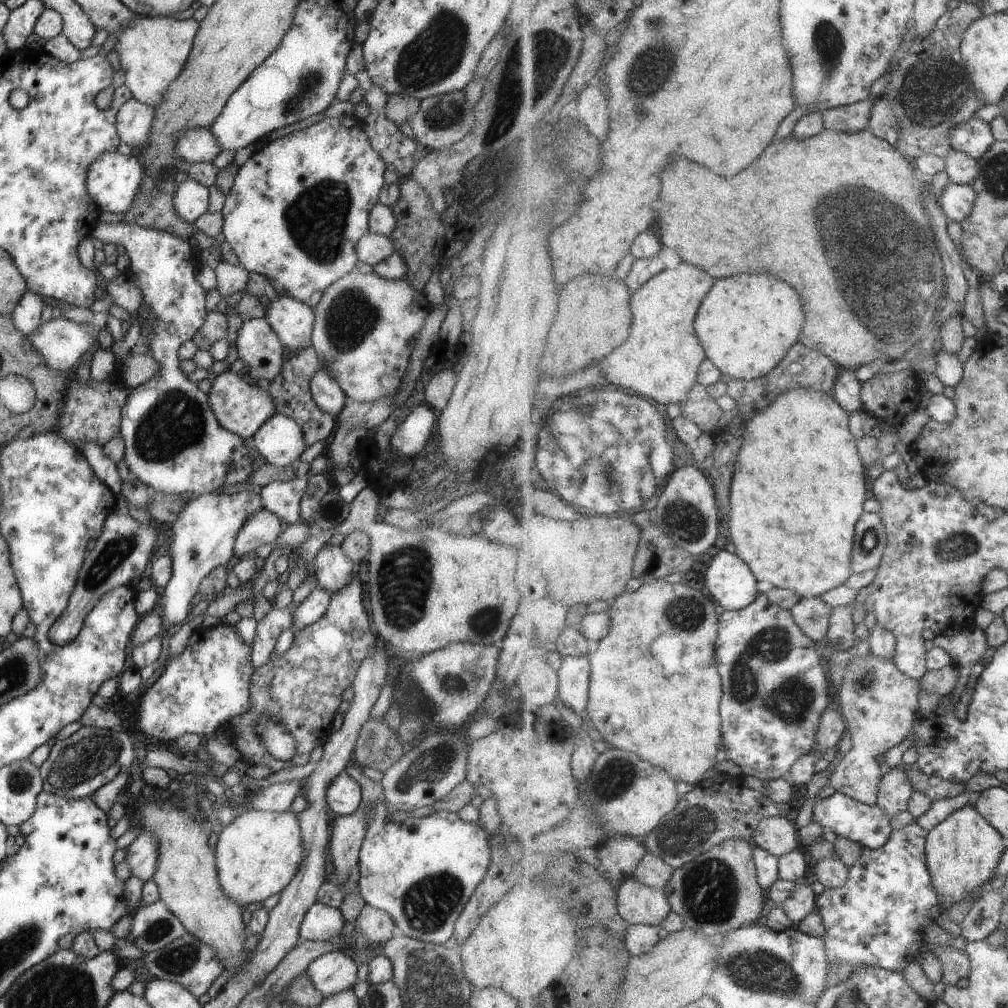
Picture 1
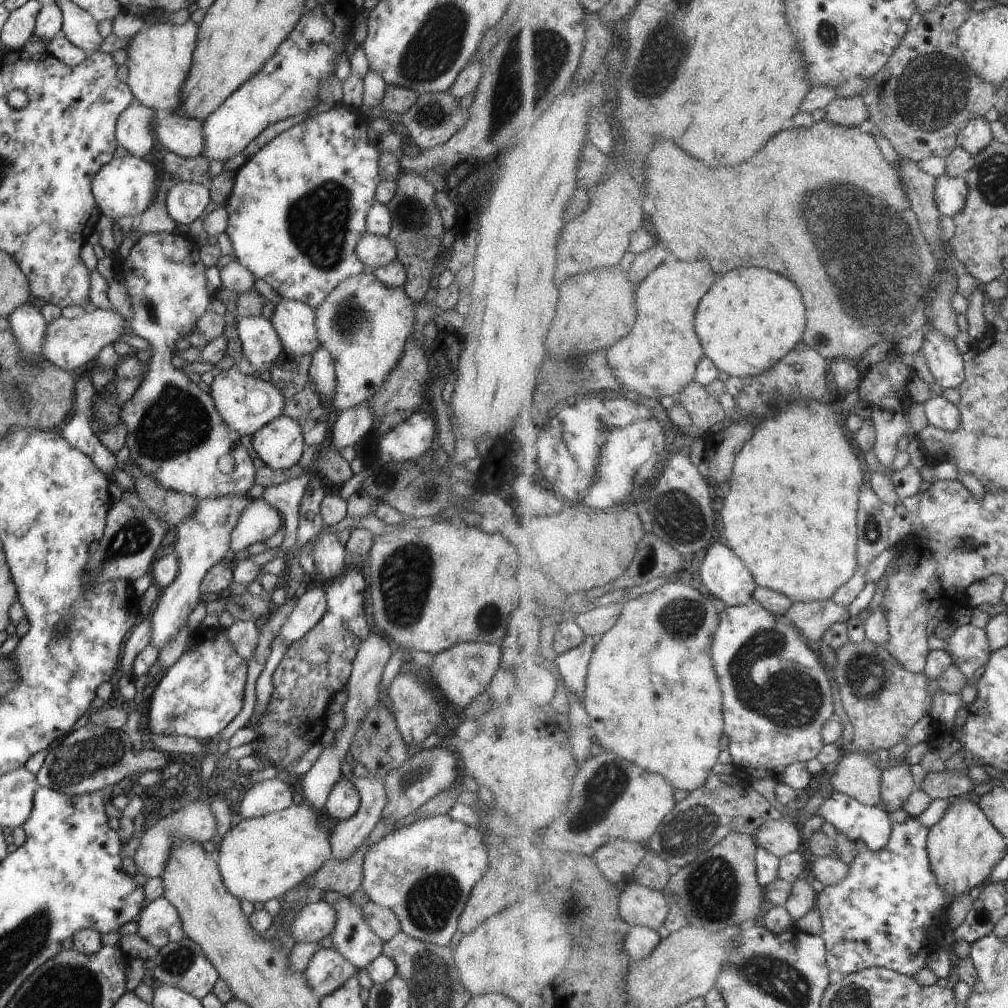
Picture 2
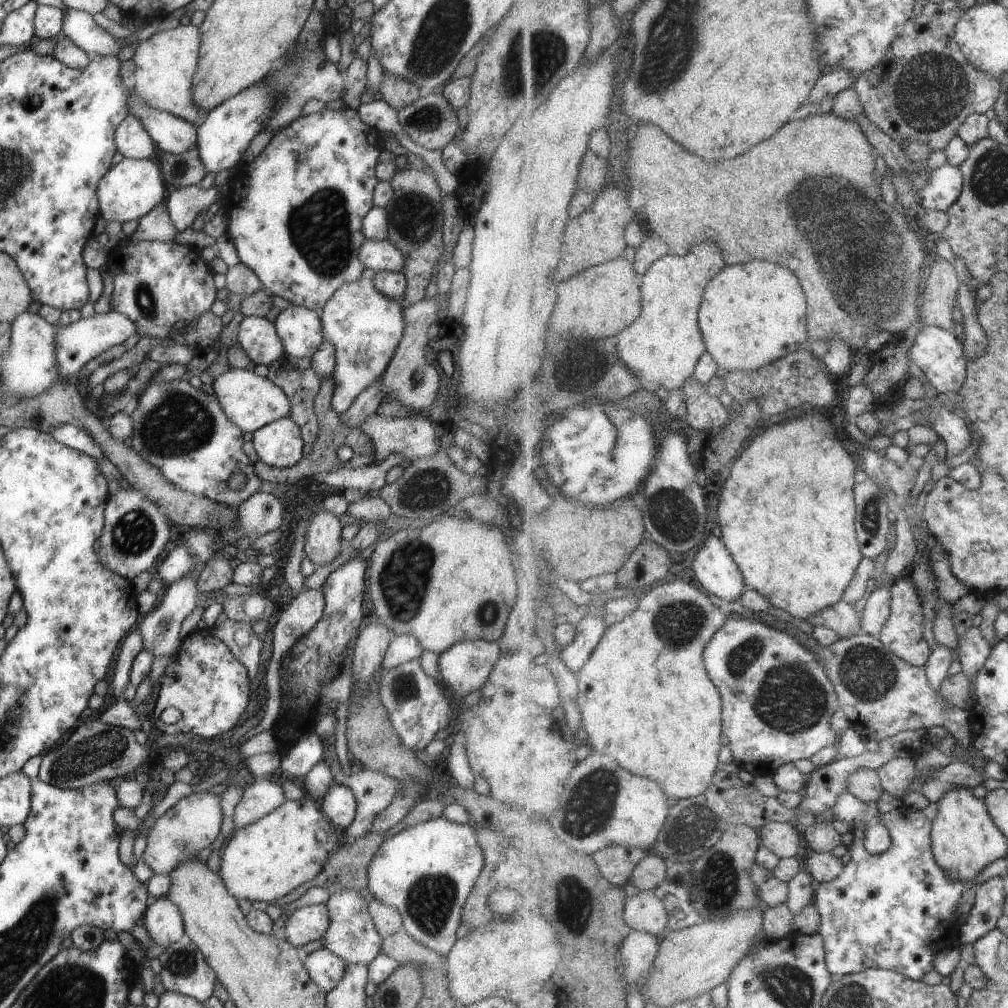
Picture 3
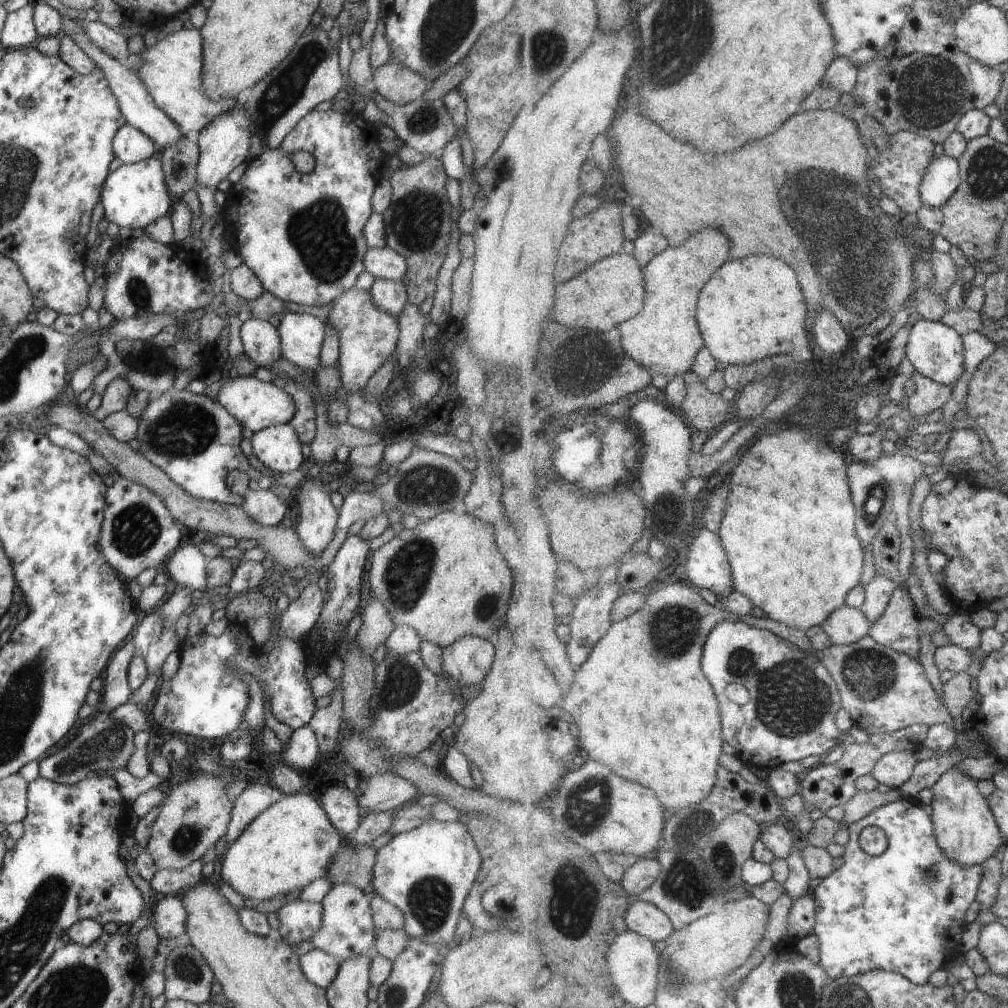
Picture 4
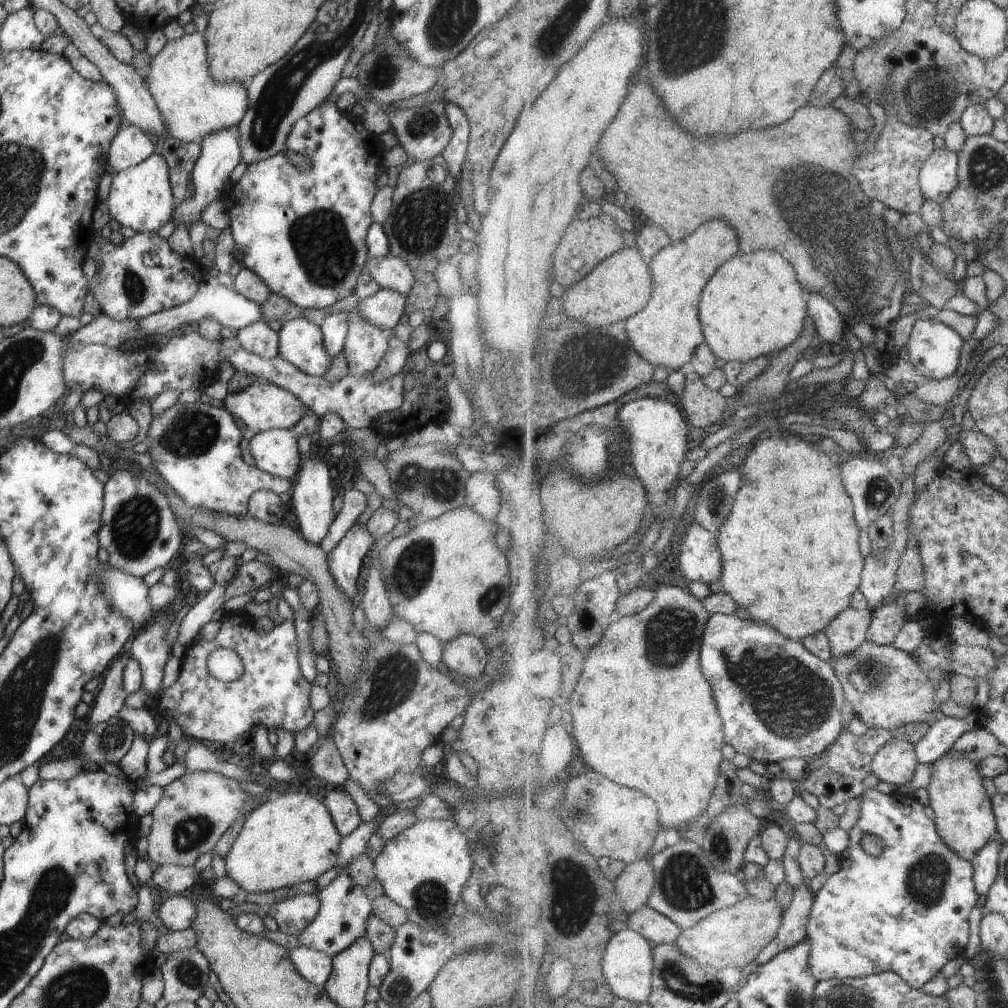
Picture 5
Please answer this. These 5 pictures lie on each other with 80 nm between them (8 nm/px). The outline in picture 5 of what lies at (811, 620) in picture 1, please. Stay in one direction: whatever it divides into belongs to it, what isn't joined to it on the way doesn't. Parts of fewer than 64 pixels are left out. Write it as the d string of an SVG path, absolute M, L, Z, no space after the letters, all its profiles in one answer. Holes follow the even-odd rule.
M852 606L841 612L824 630L830 640L832 654L841 656L853 652L867 640L867 633L872 623L869 609L857 610Z

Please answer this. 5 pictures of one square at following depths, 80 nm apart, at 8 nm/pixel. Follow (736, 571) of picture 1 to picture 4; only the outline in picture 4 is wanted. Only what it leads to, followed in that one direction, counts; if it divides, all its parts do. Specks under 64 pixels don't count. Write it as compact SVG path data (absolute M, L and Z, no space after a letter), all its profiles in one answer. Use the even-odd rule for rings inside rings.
M703 526L689 545L685 569L695 588L707 588L717 597L734 592L733 571L721 537Z

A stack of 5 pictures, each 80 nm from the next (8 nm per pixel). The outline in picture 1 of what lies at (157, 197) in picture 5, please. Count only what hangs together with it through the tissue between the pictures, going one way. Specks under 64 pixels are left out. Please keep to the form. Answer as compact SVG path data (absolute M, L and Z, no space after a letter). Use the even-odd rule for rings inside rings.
M117 151L106 152L98 156L88 166L85 188L89 193L89 198L100 212L111 212L111 214L119 212L121 214L132 203L143 171L136 153L122 155Z

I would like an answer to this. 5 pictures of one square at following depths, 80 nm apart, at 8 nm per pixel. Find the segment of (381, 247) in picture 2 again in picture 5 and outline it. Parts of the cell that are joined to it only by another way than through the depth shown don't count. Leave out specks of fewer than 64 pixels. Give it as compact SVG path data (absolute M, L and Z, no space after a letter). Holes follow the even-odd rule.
M390 253L367 258L365 266L379 287L393 289L406 296L408 288L413 284L414 276L408 264Z

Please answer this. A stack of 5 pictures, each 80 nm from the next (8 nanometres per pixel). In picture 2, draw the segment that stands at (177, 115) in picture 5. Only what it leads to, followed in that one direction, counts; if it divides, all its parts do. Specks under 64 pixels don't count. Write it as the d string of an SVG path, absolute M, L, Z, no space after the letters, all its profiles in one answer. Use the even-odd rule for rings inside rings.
M189 20L181 25L168 22L156 22L144 25L124 46L126 59L124 64L128 70L127 86L135 98L135 102L153 109L161 108L175 112L180 103L179 87L191 64L192 52L195 48L198 25Z

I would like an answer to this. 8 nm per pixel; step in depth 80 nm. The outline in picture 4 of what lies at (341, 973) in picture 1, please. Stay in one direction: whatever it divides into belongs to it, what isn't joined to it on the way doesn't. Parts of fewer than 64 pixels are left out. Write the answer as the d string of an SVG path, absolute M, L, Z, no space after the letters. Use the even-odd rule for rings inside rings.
M319 949L298 957L301 972L315 986L325 990L337 974L339 960Z

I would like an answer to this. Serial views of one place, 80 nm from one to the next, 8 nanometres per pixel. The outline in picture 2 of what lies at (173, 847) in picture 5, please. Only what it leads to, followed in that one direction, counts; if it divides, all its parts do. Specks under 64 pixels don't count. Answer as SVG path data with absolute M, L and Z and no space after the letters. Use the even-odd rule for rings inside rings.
M203 796L176 812L171 812L159 818L151 826L147 827L141 834L137 842L137 848L131 856L137 872L145 875L146 878L159 877L165 866L169 851L172 850L173 843L179 843L181 839L191 839L203 844L215 833L215 820L209 804L205 804Z

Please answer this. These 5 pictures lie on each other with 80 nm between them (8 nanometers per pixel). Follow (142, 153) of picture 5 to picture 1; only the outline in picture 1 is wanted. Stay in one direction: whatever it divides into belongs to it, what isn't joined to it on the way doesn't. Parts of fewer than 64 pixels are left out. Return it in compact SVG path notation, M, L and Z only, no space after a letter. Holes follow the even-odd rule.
M131 97L126 100L116 114L115 128L120 141L129 145L137 153L148 137L152 125L154 108Z

